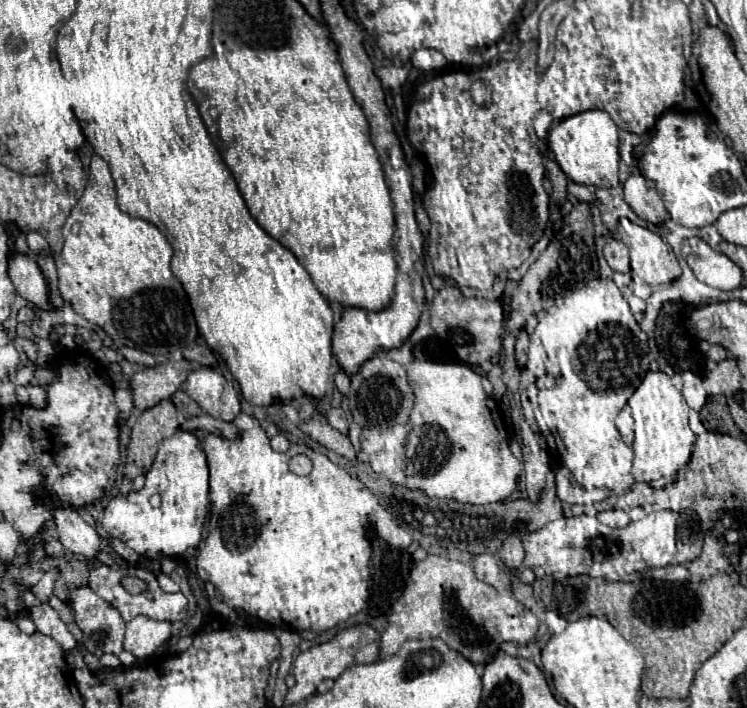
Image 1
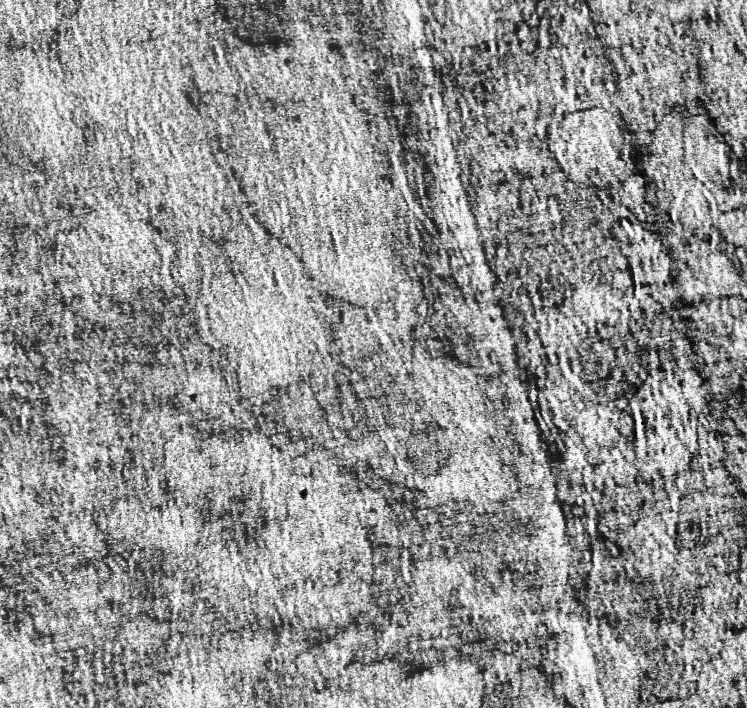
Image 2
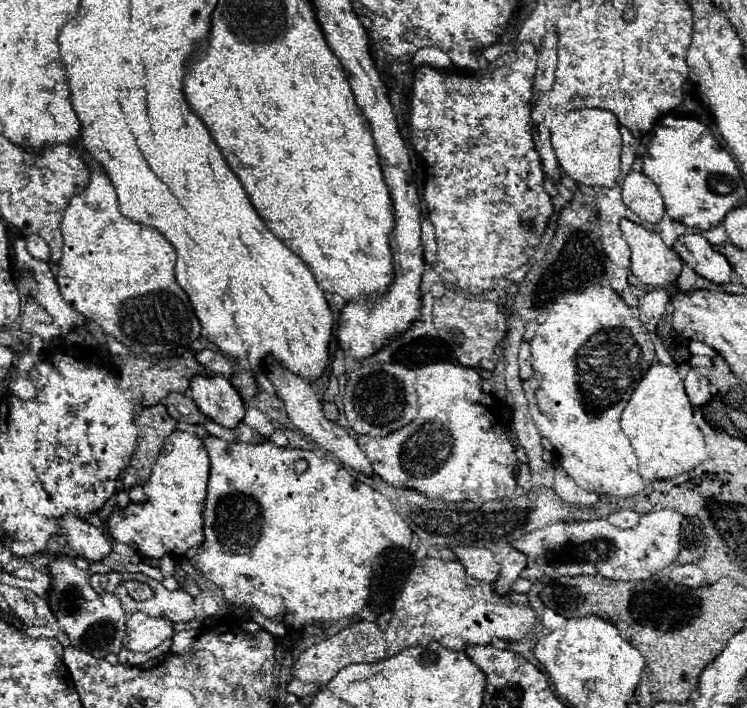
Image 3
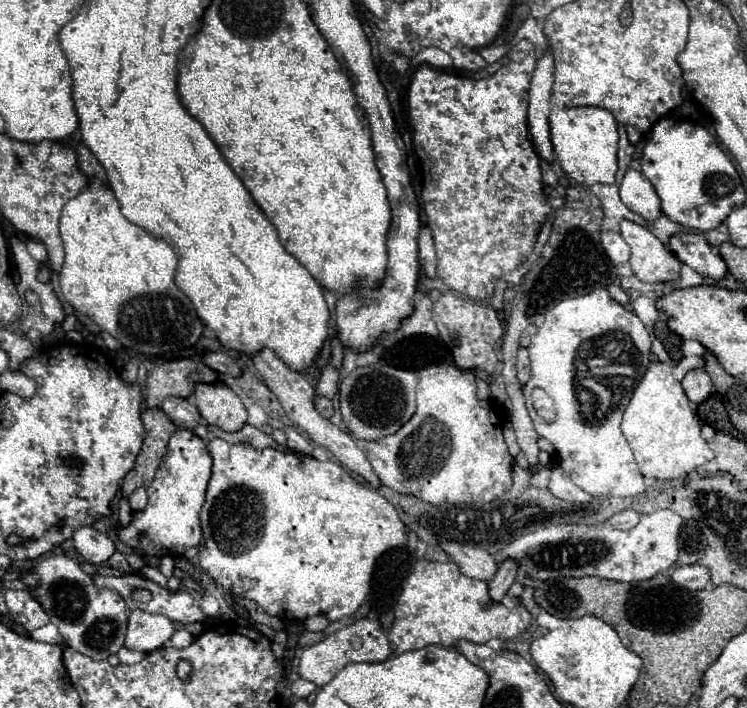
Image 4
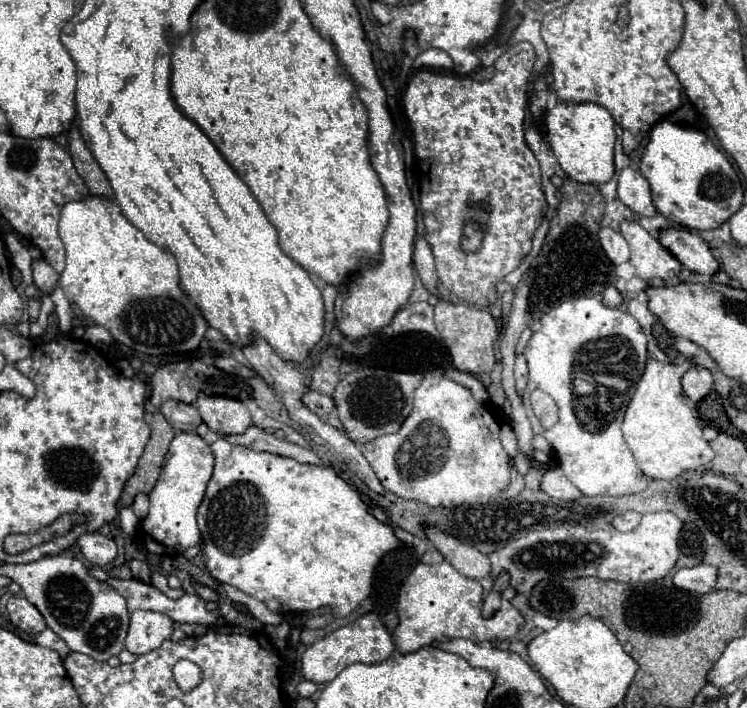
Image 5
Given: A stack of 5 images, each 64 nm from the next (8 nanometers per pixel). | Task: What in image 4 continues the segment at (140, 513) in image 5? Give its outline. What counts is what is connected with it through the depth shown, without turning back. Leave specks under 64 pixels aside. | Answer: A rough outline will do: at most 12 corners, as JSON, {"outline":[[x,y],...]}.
{"outline":[[138,488],[130,496],[134,512],[142,512],[148,504],[144,488]]}

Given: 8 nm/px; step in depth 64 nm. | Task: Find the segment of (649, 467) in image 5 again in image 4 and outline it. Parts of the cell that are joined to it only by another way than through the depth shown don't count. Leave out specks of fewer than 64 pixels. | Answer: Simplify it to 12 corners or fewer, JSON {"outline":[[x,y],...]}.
{"outline":[[700,356],[650,362],[622,432],[644,476],[672,480],[714,452],[680,386]]}

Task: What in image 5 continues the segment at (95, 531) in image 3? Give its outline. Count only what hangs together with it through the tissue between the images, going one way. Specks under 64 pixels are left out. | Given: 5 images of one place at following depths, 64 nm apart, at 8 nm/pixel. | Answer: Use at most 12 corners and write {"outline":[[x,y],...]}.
{"outline":[[82,534],[78,546],[94,566],[108,566],[118,556],[112,538]]}

